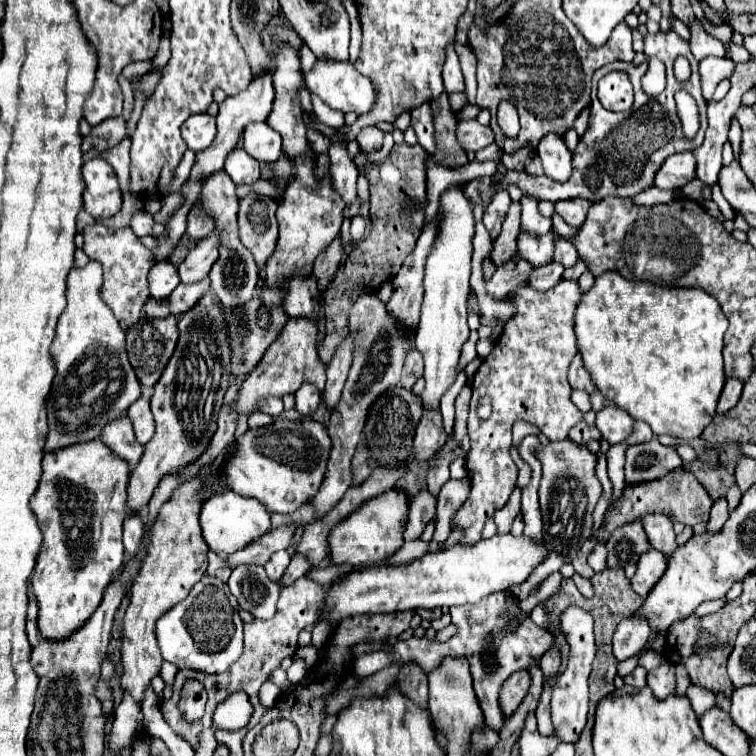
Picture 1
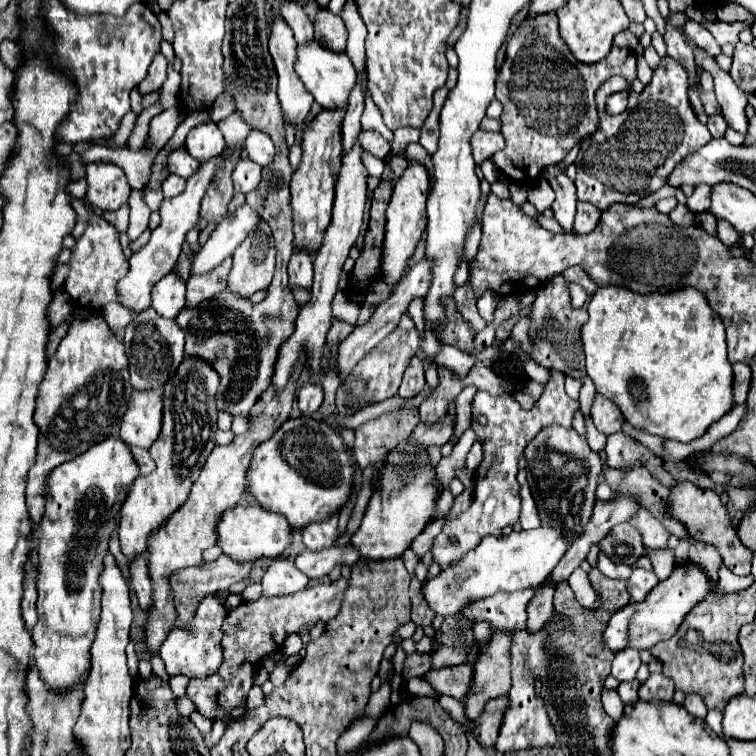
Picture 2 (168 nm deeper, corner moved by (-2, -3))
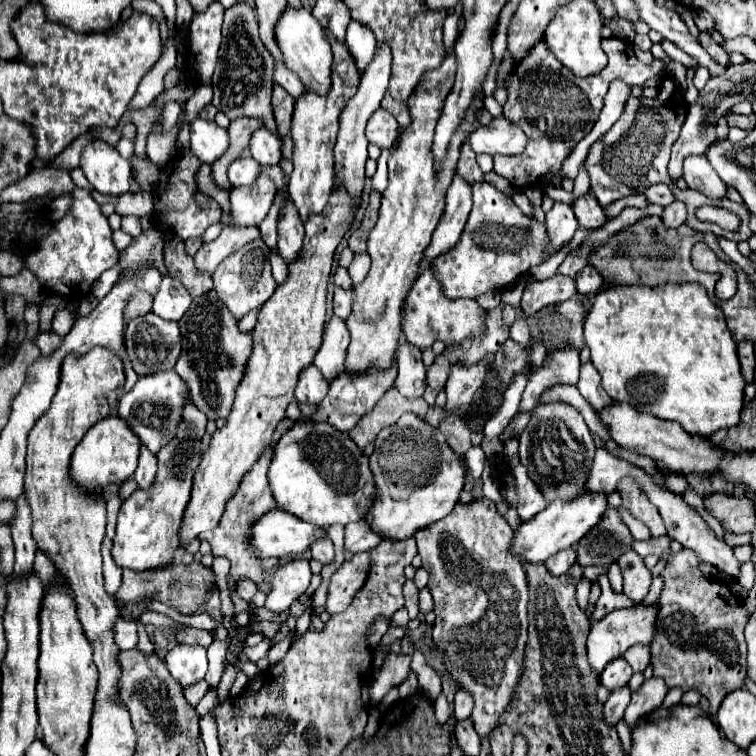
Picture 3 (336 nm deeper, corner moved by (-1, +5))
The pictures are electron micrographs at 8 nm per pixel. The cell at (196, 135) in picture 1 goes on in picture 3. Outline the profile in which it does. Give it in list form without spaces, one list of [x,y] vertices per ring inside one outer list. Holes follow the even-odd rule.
[[[195,118],[191,122],[191,152],[205,164],[219,160],[229,146],[229,134],[213,120]]]

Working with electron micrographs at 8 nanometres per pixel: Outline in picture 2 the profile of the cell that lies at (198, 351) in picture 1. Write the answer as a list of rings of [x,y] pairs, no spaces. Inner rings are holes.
[[[184,356],[176,374],[164,386],[164,416],[158,440],[150,448],[150,456],[156,462],[156,470],[148,476],[138,476],[130,486],[128,498],[120,510],[120,548],[130,560],[136,554],[146,552],[146,538],[152,530],[164,524],[170,514],[182,506],[190,494],[192,482],[198,478],[202,464],[216,446],[216,392],[220,376],[212,364],[200,356]]]

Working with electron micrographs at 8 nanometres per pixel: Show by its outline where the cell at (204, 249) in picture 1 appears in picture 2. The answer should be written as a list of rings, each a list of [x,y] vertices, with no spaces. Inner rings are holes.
[[[248,204],[236,208],[236,212],[228,214],[210,234],[206,244],[194,254],[190,274],[206,274],[214,270],[224,258],[232,256],[234,250],[242,244],[248,232],[258,222],[258,212],[254,212]]]

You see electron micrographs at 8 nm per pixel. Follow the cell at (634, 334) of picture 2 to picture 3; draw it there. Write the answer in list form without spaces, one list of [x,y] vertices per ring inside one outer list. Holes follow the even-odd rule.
[[[642,284],[635,285],[612,285],[607,290],[601,290],[595,296],[593,308],[589,312],[589,316],[585,318],[583,324],[585,330],[585,342],[591,348],[591,362],[593,366],[599,370],[601,378],[603,378],[603,388],[605,392],[617,400],[617,402],[627,402],[633,408],[637,408],[639,412],[645,414],[653,414],[661,420],[675,420],[679,422],[687,434],[693,436],[701,436],[701,438],[709,438],[713,432],[721,430],[721,428],[733,428],[739,424],[739,412],[743,408],[743,388],[745,388],[745,378],[741,374],[741,366],[739,366],[739,358],[737,358],[737,344],[731,338],[727,324],[725,324],[725,316],[721,316],[721,308],[717,308],[705,288],[701,288],[699,284],[665,284],[649,288]]]

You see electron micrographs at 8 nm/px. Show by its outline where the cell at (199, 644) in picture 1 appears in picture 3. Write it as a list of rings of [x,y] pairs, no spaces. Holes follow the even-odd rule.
[[[179,644],[167,654],[167,668],[183,688],[201,682],[207,674],[207,650],[203,646]]]

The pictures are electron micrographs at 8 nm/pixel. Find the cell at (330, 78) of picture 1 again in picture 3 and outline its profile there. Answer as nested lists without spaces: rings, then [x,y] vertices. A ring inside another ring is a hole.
[[[287,4],[281,18],[275,24],[275,42],[283,54],[283,62],[289,70],[293,70],[307,88],[313,88],[317,94],[327,94],[331,88],[331,46],[325,38],[325,30],[317,20],[313,20],[311,12],[305,8],[295,8]]]

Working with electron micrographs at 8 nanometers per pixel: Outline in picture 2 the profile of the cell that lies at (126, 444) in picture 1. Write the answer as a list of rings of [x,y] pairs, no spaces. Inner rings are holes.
[[[128,446],[128,448],[130,448],[130,452],[132,452],[132,456],[140,468],[140,474],[150,474],[154,470],[154,462],[152,462],[148,450],[138,448],[138,446]]]

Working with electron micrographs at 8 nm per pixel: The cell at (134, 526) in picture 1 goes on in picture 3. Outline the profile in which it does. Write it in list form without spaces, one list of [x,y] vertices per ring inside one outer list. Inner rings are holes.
[[[187,628],[187,630],[175,630],[175,638],[183,644],[201,644],[205,648],[211,646],[213,636],[205,630],[197,630],[197,628]]]

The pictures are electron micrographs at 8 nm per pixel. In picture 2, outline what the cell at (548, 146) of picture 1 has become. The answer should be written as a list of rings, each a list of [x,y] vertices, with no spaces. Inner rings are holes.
[[[550,164],[544,170],[546,180],[550,182],[552,190],[556,192],[556,200],[552,204],[554,218],[562,224],[566,232],[572,232],[572,222],[576,214],[576,188],[568,174],[560,168],[560,164]]]

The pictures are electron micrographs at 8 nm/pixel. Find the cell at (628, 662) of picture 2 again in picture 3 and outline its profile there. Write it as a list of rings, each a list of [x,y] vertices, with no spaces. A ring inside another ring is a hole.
[[[625,658],[613,660],[613,664],[605,666],[605,672],[601,674],[601,686],[605,686],[609,692],[625,686],[633,674],[633,668],[627,664]]]

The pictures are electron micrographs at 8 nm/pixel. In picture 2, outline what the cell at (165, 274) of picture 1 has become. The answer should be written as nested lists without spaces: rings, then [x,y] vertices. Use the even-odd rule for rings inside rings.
[[[170,272],[158,280],[158,284],[154,284],[152,308],[164,318],[174,318],[184,308],[184,294],[184,280],[176,272]]]

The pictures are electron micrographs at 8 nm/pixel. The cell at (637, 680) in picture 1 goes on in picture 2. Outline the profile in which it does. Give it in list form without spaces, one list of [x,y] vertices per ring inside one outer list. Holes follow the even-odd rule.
[[[638,680],[622,682],[622,684],[618,686],[618,694],[620,694],[622,702],[624,702],[624,704],[636,702],[636,698],[638,698],[638,688],[640,688],[640,682],[638,682]]]

